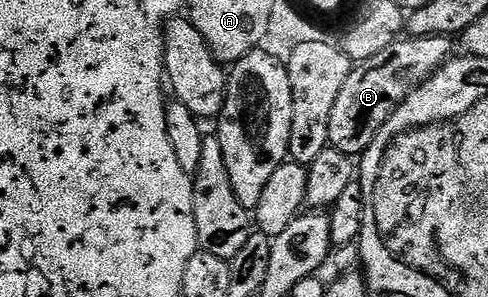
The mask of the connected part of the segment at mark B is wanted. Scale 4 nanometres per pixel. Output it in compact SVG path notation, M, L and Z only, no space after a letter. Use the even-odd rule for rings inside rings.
M401 36L390 46L383 48L383 52L371 56L366 62L356 63L351 76L347 76L347 84L343 84L339 97L331 107L330 147L350 156L364 154L371 140L375 140L379 128L387 124L398 104L449 61L454 53L451 43L449 38L435 36Z

